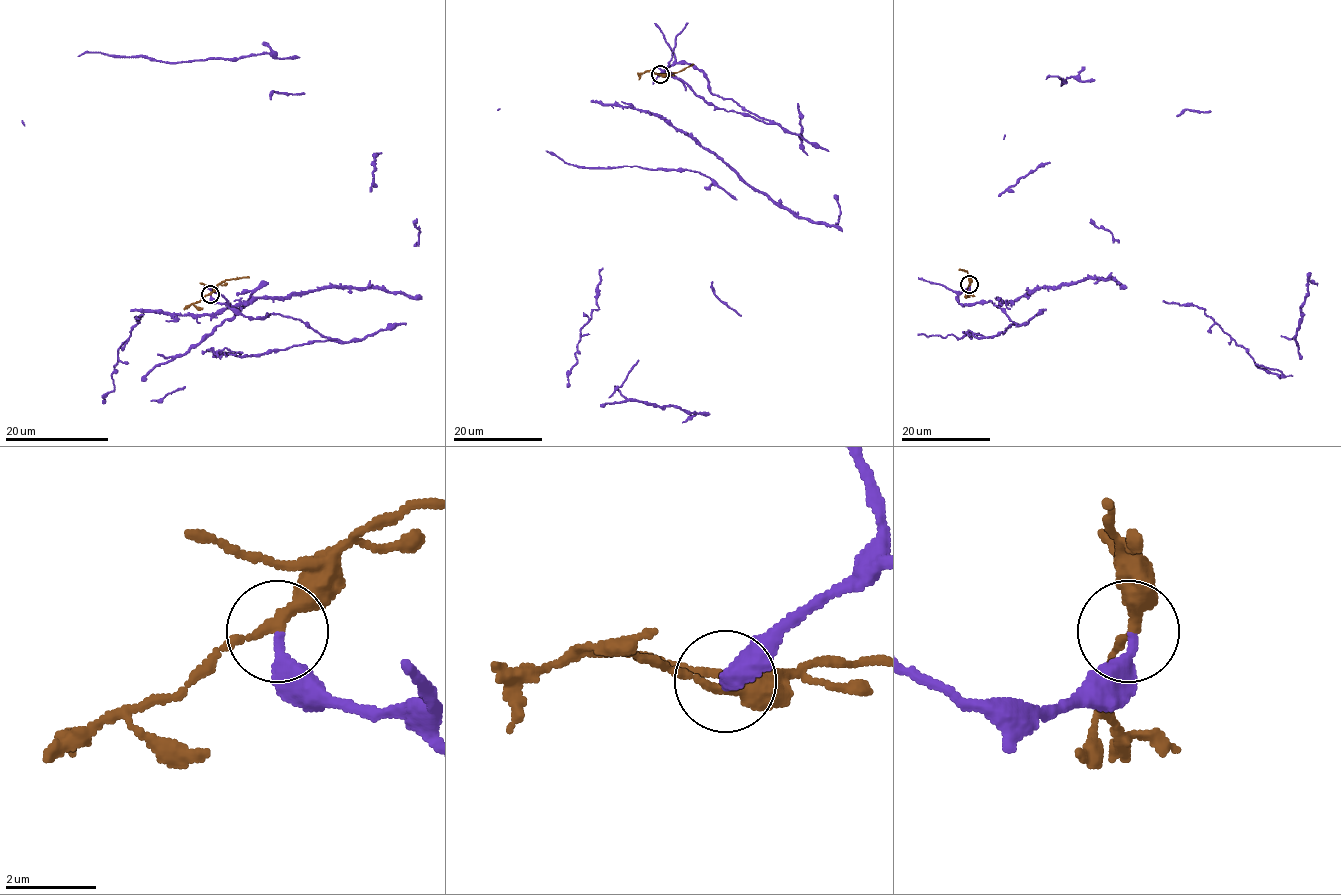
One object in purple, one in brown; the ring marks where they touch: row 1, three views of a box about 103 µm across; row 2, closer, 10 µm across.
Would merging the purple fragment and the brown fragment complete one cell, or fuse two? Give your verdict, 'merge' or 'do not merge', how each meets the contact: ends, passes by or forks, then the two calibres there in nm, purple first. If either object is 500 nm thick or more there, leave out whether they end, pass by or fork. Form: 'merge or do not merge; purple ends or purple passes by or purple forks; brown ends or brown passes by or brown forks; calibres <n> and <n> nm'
do not merge; purple ends; brown passes by; calibres 280 and 280 nm

